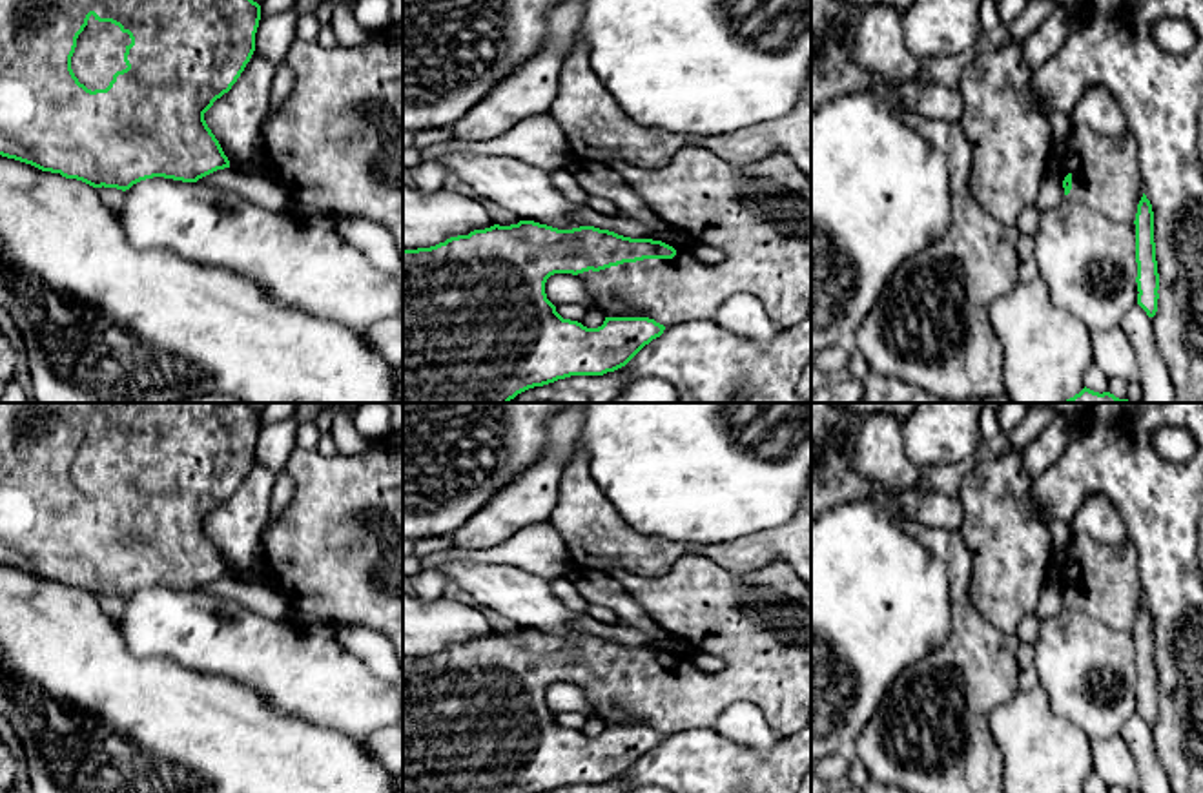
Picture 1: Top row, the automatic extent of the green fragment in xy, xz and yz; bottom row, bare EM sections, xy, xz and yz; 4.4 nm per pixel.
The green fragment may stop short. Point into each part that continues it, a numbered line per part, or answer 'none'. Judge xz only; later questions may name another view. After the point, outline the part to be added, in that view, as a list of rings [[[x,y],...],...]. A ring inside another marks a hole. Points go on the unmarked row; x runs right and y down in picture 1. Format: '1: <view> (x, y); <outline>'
1: xz (759, 624); [[[687,554],[663,576],[645,578],[620,569],[609,569],[607,574],[627,589],[660,629],[684,640],[693,651],[720,656],[725,664],[716,673],[704,673],[687,653],[665,651],[676,658],[673,667],[643,667],[578,682],[576,685],[585,691],[592,705],[591,716],[603,720],[605,726],[649,726],[671,735],[685,729],[716,729],[727,707],[745,702],[756,705],[782,736],[807,726],[811,716],[811,591],[791,565],[775,561],[760,571],[735,576],[704,556]]]

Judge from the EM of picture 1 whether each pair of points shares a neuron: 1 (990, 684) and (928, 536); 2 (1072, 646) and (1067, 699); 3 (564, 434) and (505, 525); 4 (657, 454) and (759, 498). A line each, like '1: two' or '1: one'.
1: one
2: one
3: one
4: one

